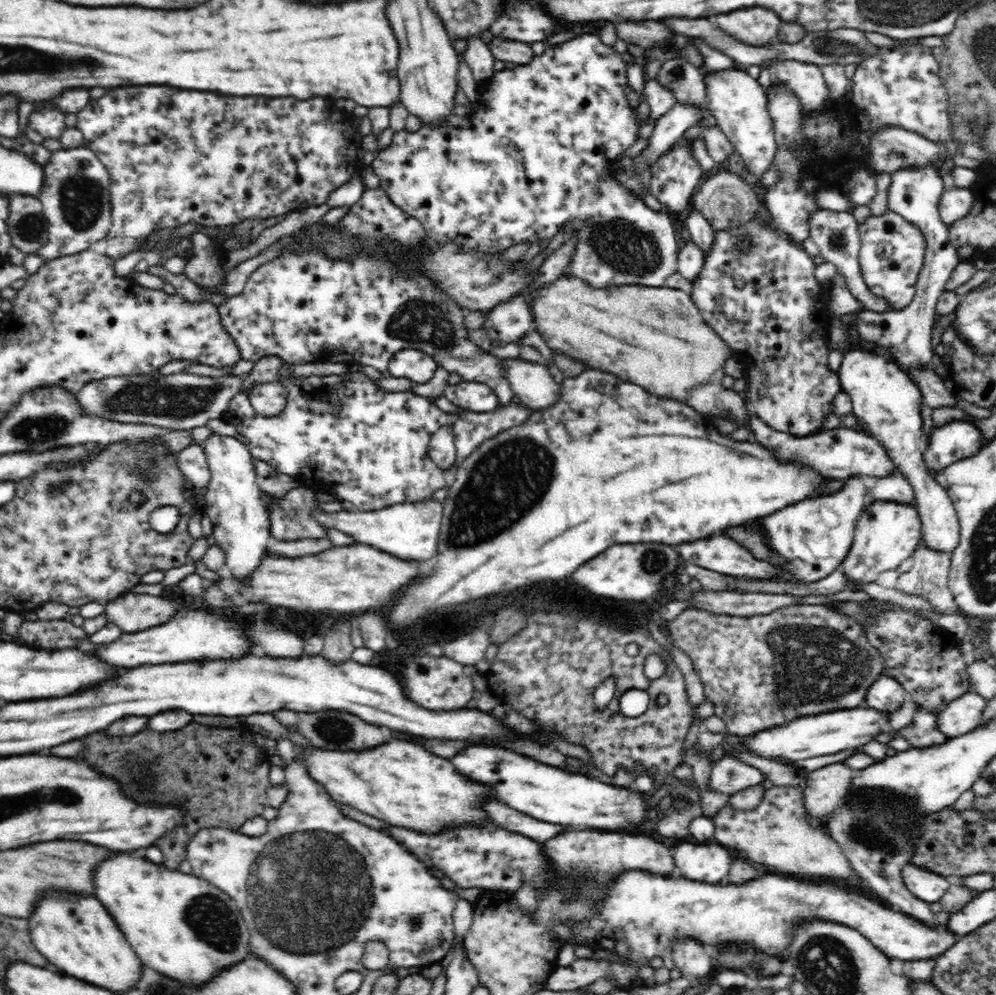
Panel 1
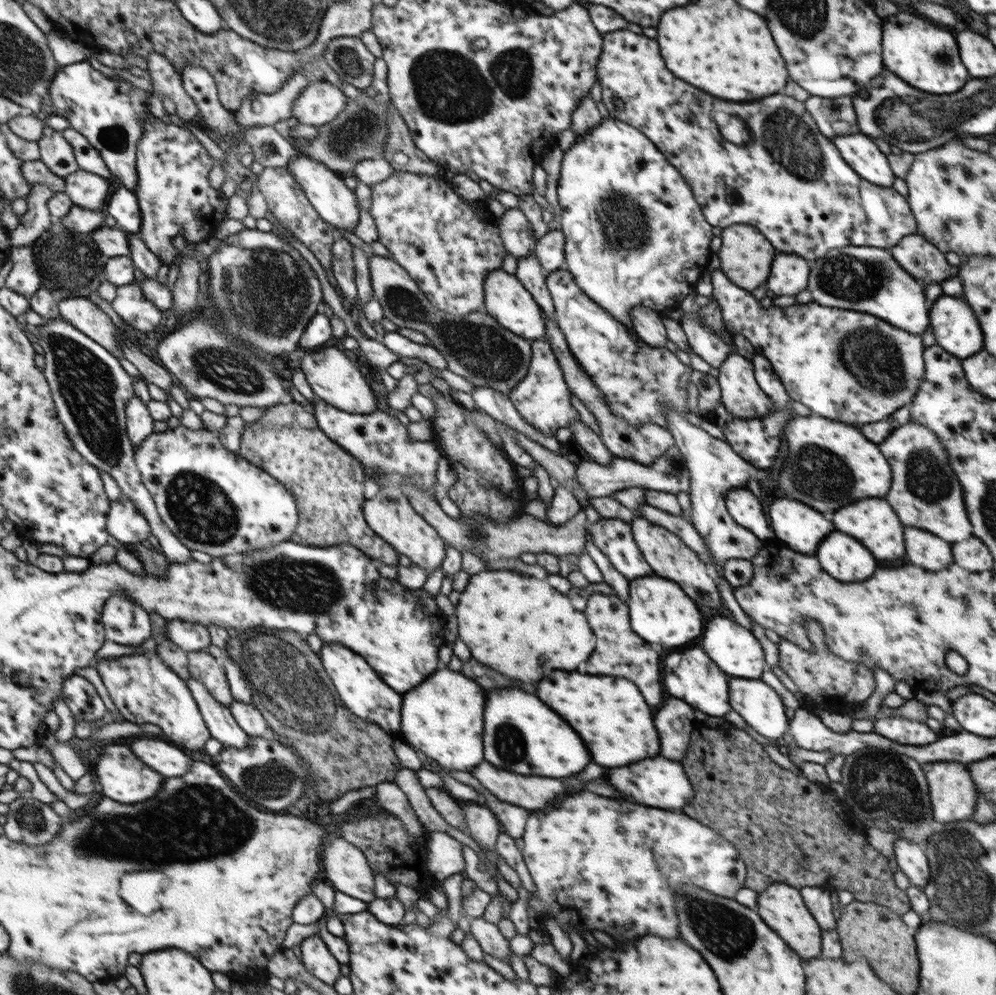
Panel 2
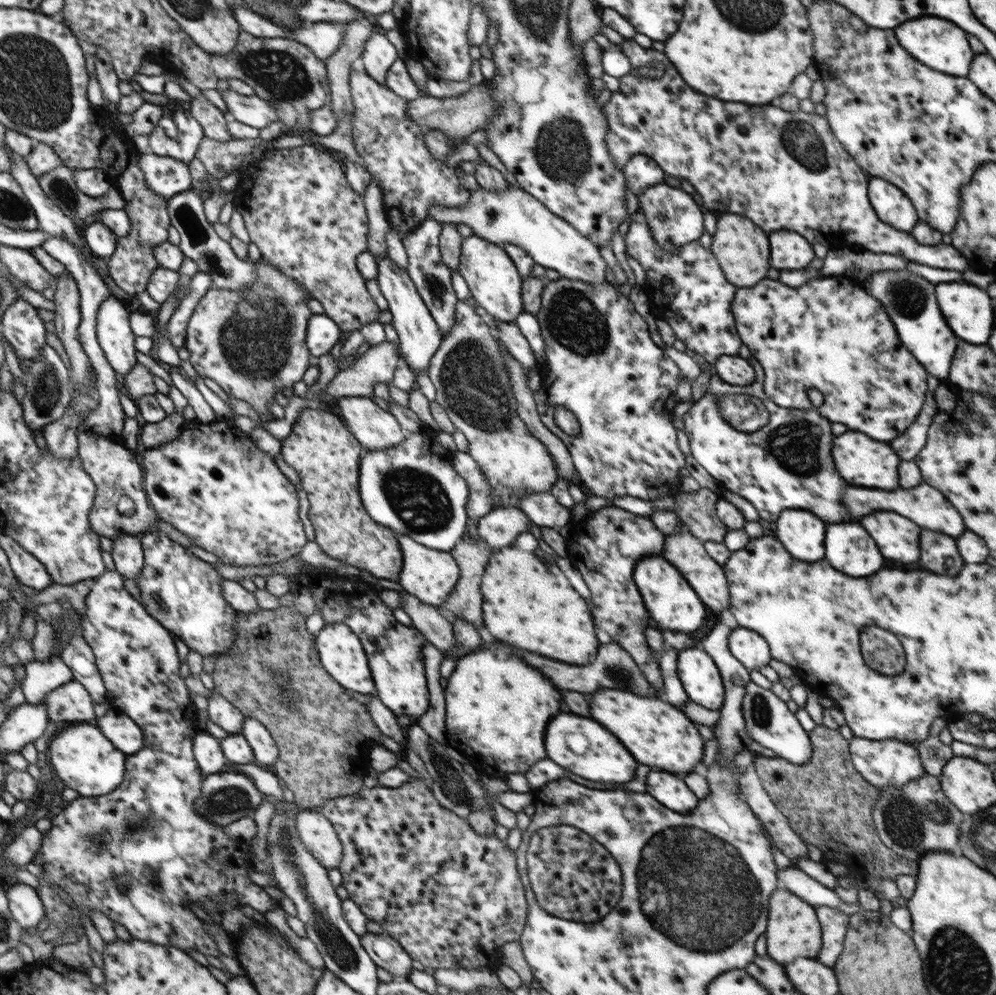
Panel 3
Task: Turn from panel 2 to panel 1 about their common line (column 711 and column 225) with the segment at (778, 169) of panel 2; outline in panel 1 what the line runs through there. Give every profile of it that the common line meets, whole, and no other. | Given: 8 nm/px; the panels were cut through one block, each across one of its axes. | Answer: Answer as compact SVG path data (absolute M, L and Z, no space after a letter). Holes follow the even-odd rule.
M124 86L112 88L102 98L90 100L90 104L78 112L78 129L82 131L84 146L92 150L97 158L106 166L111 177L110 197L112 224L106 237L106 254L113 259L124 258L132 252L142 238L150 236L150 232L159 229L174 229L188 222L196 222L204 227L235 225L244 219L254 219L258 225L267 224L284 218L288 213L299 210L302 206L318 207L326 204L328 195L339 186L344 185L356 175L360 159L358 144L360 138L354 134L352 124L344 120L344 116L330 114L328 110L332 102L326 98L266 98L266 96L250 96L250 98L226 98L222 94L198 92L198 90L174 90L172 86Z

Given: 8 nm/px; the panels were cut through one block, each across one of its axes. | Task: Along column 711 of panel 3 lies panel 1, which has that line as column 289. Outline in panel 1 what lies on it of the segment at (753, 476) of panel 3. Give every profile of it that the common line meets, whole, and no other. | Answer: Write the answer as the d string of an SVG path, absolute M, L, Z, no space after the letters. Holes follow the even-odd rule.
M268 355L256 361L251 372L242 380L240 392L228 402L226 413L220 419L232 424L238 434L248 438L248 448L253 459L268 462L280 473L300 476L302 480L306 478L310 481L306 486L314 490L314 494L329 488L336 493L339 501L348 500L352 502L354 510L362 512L380 510L403 502L415 503L430 499L432 492L439 488L448 488L454 482L458 465L482 446L485 440L510 427L521 425L530 420L532 414L530 408L516 403L499 406L486 413L462 410L460 414L449 414L432 404L428 398L416 396L413 392L388 392L360 371L341 375L289 375L281 378L278 375L281 362L278 355ZM274 381L282 383L289 394L282 414L267 418L257 414L250 404L247 392L258 383ZM442 426L451 428L457 450L455 461L447 469L440 469L428 452L432 434Z

